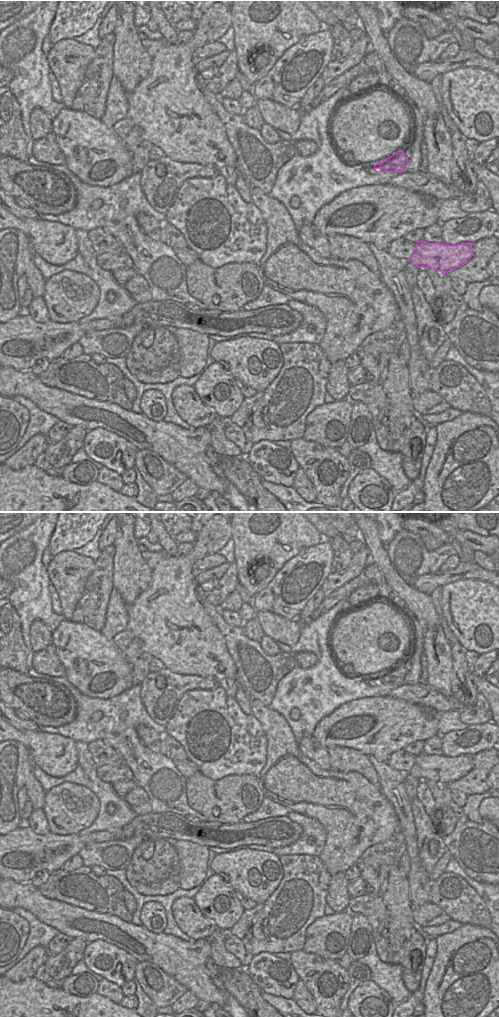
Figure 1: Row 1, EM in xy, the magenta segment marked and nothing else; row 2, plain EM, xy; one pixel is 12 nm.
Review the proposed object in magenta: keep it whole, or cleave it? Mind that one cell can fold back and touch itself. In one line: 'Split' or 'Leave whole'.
Split

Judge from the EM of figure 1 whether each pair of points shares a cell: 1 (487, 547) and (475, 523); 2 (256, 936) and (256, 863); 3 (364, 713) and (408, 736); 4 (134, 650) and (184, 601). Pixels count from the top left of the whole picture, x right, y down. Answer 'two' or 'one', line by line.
1: two
2: two
3: one
4: two

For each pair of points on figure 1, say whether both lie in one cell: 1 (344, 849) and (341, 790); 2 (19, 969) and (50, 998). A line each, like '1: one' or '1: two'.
1: one
2: two

